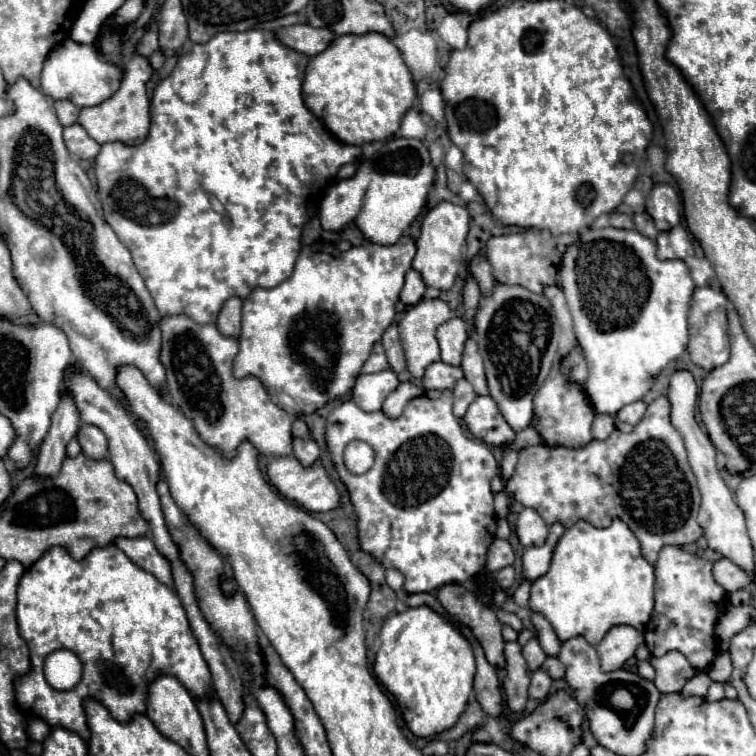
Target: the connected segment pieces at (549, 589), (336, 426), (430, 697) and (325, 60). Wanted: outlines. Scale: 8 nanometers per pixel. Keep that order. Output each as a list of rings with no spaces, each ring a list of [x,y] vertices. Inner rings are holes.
[[[615,517],[605,529],[593,527],[587,521],[577,521],[573,527],[565,529],[563,537],[559,539],[547,575],[533,581],[529,607],[531,611],[543,613],[561,641],[583,635],[591,645],[597,645],[615,625],[631,625],[637,631],[645,631],[654,610],[654,585],[654,567],[643,559],[637,537],[621,519]]]
[[[441,391],[441,397],[415,397],[407,403],[399,419],[389,419],[381,411],[367,413],[353,401],[337,405],[327,417],[327,445],[341,475],[341,481],[351,493],[351,503],[359,515],[361,547],[377,557],[385,569],[395,567],[405,575],[407,593],[433,593],[447,583],[463,583],[485,567],[485,555],[495,539],[495,511],[491,479],[499,475],[499,465],[489,447],[463,433],[459,419],[451,411],[451,391]],[[361,439],[375,449],[375,463],[363,475],[353,475],[343,463],[343,449],[349,441]]]
[[[429,605],[409,607],[407,611],[395,613],[385,621],[379,639],[381,639],[381,647],[377,651],[375,665],[373,665],[375,677],[395,697],[411,733],[417,737],[431,737],[453,727],[461,717],[461,713],[465,711],[467,699],[473,689],[473,677],[475,677],[473,647],[471,641],[461,633],[457,623],[443,613],[437,613]]]
[[[379,33],[365,35],[339,35],[335,41],[321,53],[315,55],[305,71],[303,81],[303,101],[313,111],[317,119],[325,123],[325,127],[343,143],[363,145],[373,141],[385,141],[393,137],[401,125],[403,115],[413,107],[417,97],[415,81],[411,77],[409,67],[405,65],[399,49],[393,41]]]

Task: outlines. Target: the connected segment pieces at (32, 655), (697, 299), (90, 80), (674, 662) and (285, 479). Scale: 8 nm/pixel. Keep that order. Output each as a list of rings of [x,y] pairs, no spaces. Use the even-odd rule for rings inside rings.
[[[115,545],[95,547],[81,561],[73,559],[69,551],[65,551],[65,547],[51,547],[49,551],[45,551],[45,555],[37,559],[37,563],[33,563],[19,581],[17,625],[21,637],[29,647],[29,659],[31,659],[31,669],[15,679],[15,703],[19,711],[27,717],[37,715],[51,727],[69,729],[81,735],[85,741],[89,741],[89,729],[83,711],[85,697],[95,697],[121,723],[129,721],[135,713],[145,713],[149,683],[159,673],[175,675],[189,689],[193,697],[205,697],[205,699],[211,697],[211,673],[189,629],[189,621],[177,593],[171,587],[159,583],[151,573],[137,567]],[[57,649],[73,651],[83,663],[83,677],[69,691],[53,689],[43,675],[45,657]]]
[[[697,287],[691,299],[691,341],[689,341],[689,355],[691,361],[705,371],[711,371],[723,365],[729,359],[729,335],[727,335],[727,297],[721,291],[711,287]]]
[[[67,39],[65,43],[57,45],[49,59],[45,61],[43,73],[41,73],[41,93],[53,101],[57,99],[69,99],[77,107],[91,107],[99,105],[105,99],[109,99],[121,83],[121,69],[101,59],[99,51],[93,45],[81,45],[73,39]]]
[[[641,645],[635,657],[641,661],[649,661],[653,665],[657,673],[653,683],[661,693],[675,693],[677,681],[689,681],[693,675],[697,675],[697,669],[693,669],[679,651],[669,651],[663,657],[655,657],[645,645]]]
[[[293,455],[287,457],[275,457],[269,467],[267,467],[267,475],[271,475],[271,485],[275,485],[275,489],[287,497],[297,501],[299,505],[303,505],[307,511],[313,513],[321,513],[321,511],[331,511],[337,509],[341,503],[341,493],[335,485],[335,481],[329,477],[329,473],[325,471],[321,459],[317,459],[313,465],[305,467],[299,463],[299,459],[295,459]]]

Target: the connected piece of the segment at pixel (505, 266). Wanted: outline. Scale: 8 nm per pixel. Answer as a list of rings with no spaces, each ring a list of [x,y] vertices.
[[[527,229],[523,233],[491,237],[487,243],[487,259],[493,267],[495,281],[505,285],[521,285],[533,293],[543,293],[545,287],[557,283],[561,253],[557,251],[553,237],[535,229]]]

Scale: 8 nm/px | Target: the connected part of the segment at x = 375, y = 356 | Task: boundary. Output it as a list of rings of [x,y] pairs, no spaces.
[[[377,343],[369,355],[369,359],[365,361],[365,365],[361,367],[363,373],[379,373],[379,371],[385,371],[389,369],[389,361],[385,357],[385,351],[381,347],[381,343]]]

